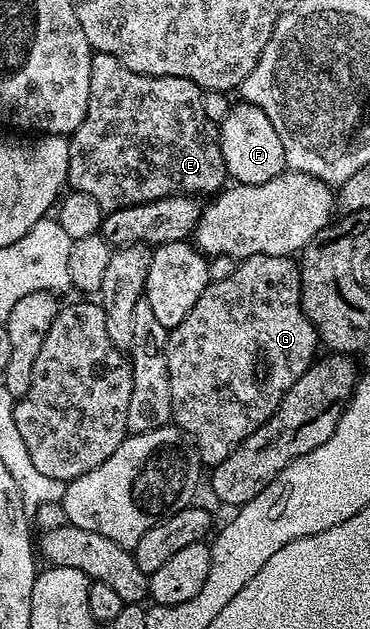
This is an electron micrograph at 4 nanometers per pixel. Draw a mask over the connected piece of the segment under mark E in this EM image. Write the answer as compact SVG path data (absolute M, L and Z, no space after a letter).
M96 52L91 61L87 117L83 117L79 129L68 136L68 186L93 197L105 213L168 195L209 197L220 192L227 183L221 136L218 124L205 108L204 97L202 87L187 77L140 75L127 69L115 57Z

